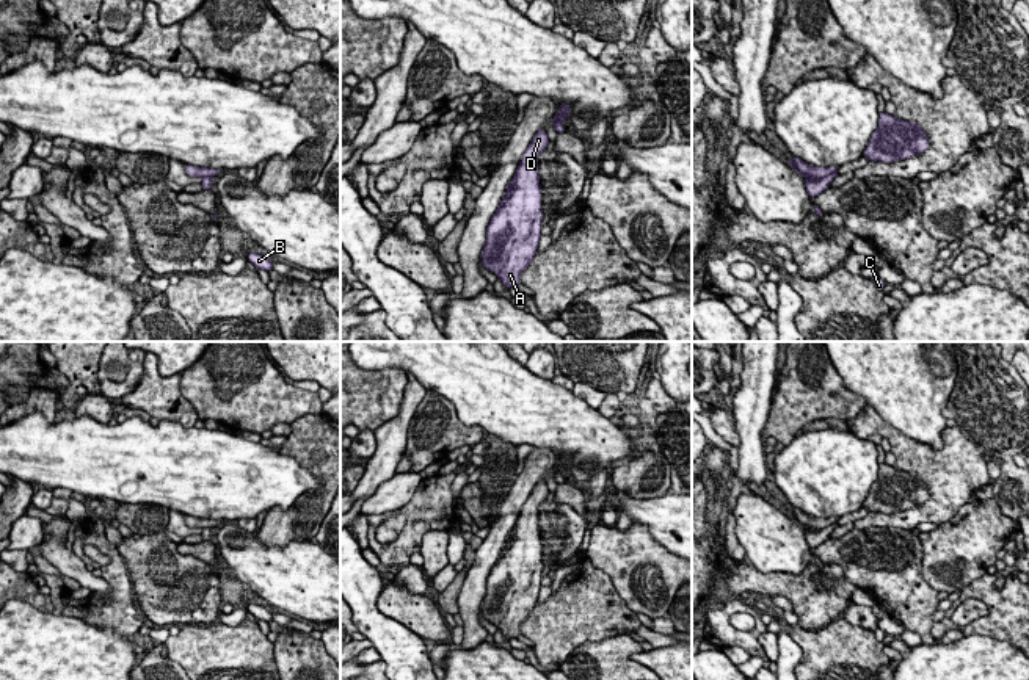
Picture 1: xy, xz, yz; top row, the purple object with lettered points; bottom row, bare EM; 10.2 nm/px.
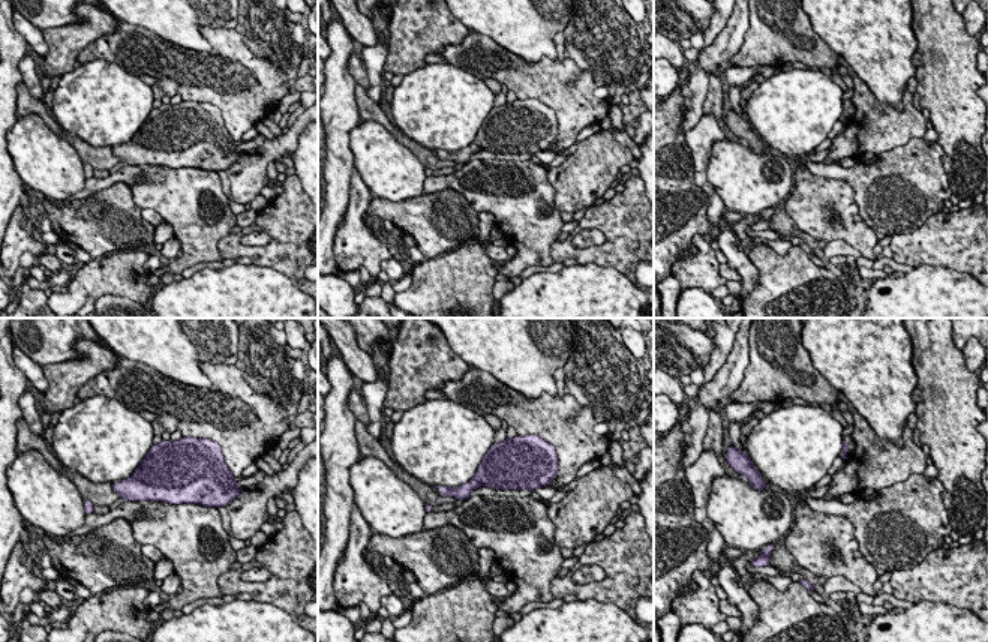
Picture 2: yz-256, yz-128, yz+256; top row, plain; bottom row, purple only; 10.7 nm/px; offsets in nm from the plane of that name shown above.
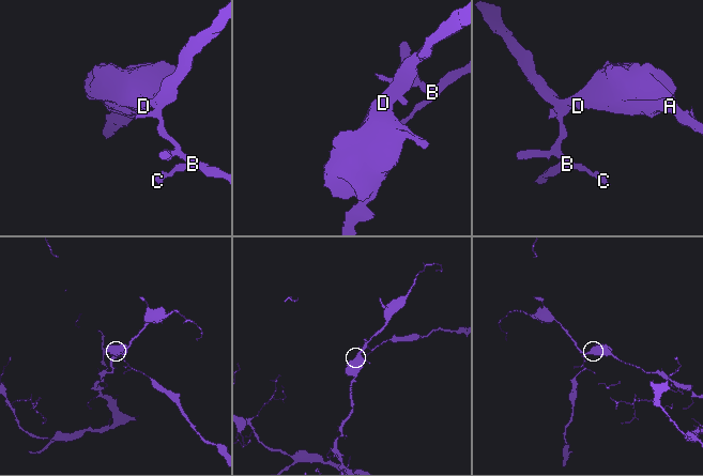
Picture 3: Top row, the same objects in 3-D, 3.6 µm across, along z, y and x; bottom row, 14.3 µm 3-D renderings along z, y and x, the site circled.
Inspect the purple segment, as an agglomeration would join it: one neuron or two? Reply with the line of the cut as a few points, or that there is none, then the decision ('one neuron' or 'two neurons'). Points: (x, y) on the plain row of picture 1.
yz (836, 520), (819, 530), (805, 530) | two neurons

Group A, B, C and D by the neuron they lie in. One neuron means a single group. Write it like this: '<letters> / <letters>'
A D / B C

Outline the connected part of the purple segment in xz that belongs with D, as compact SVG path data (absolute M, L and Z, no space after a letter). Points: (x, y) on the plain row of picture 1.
M540 479L507 537L486 580L482 616L494 624L510 641L521 633L521 624L533 611L541 589L541 536L538 508L549 497L544 479Z

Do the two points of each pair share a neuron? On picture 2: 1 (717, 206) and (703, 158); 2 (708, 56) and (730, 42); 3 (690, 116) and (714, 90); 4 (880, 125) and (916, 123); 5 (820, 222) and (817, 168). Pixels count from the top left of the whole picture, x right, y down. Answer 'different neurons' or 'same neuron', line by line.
1: same neuron
2: same neuron
3: different neurons
4: same neuron
5: different neurons

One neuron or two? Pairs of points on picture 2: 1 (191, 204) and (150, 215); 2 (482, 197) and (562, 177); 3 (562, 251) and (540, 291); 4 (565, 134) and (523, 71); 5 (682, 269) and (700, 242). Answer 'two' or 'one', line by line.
1: two
2: two
3: two
4: one
5: one

